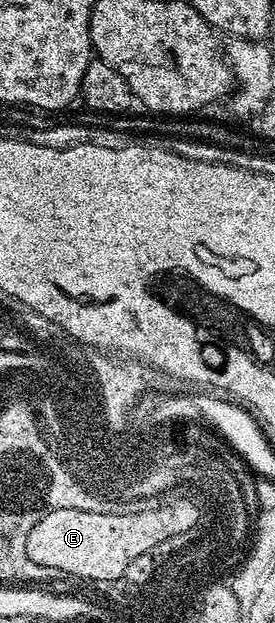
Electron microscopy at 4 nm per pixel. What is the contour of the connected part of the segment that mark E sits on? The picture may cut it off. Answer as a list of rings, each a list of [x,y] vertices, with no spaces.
[[[187,498],[167,502],[164,506],[151,506],[148,510],[137,509],[132,509],[132,514],[116,512],[113,515],[77,510],[46,511],[29,532],[28,556],[45,568],[57,568],[78,578],[112,584],[131,570],[130,566],[137,563],[142,553],[170,537],[194,531],[201,522],[200,503]]]

